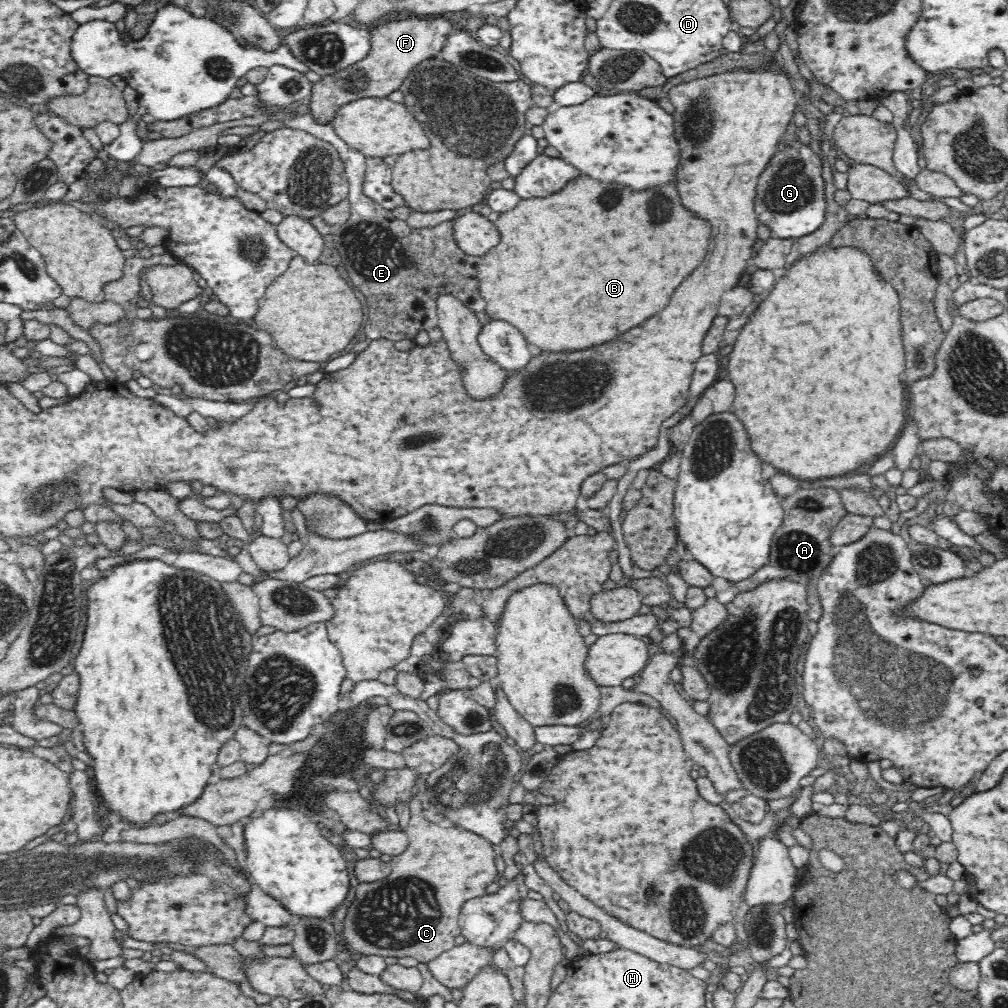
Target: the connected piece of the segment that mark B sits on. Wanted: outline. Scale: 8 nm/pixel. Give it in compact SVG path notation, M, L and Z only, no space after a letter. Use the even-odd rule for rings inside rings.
M582 174L578 180L572 180L564 190L560 190L556 194L544 198L522 199L513 210L500 213L493 223L500 231L501 242L498 246L492 247L486 254L483 254L483 263L478 265L480 296L484 298L486 303L484 319L509 322L526 336L528 344L540 348L542 352L548 352L548 354L564 352L564 354L568 354L568 352L586 350L586 348L592 348L592 346L606 344L606 342L622 336L624 332L636 328L638 324L646 322L650 316L658 314L662 308L668 306L674 290L704 262L711 235L709 223L701 218L695 218L693 214L690 216L691 212L682 208L676 188L674 183L670 183L669 186L656 188L656 192L642 192L642 196L634 196L632 192L626 192L626 188L618 188L614 184L605 184L605 182L593 180ZM596 186L610 186L610 188L606 188L606 194L608 194L606 196L606 216L604 216L602 204L598 204L598 196L602 194L602 190L596 192Z

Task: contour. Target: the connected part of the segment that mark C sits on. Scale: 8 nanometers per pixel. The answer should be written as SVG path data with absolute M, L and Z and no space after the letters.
M415 793L408 802L410 819L403 829L407 836L407 847L404 852L393 856L389 862L392 872L378 882L362 882L355 886L354 900L346 910L343 934L352 951L361 955L386 957L412 957L420 963L431 962L444 952L455 948L456 938L461 934L459 926L462 906L465 902L486 894L488 884L498 876L496 852L494 845L475 832L451 825L436 824L423 816L421 796Z

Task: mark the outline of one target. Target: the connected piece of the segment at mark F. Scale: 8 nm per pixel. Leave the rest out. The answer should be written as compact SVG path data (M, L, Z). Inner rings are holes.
M409 17L405 20L393 20L392 23L386 24L382 27L377 27L371 32L371 44L370 52L364 60L356 62L354 66L348 66L340 72L336 72L334 76L324 76L319 82L314 82L312 88L312 96L310 99L310 114L314 116L314 119L320 124L330 124L337 113L341 110L342 106L355 102L362 98L376 97L385 98L389 94L392 94L394 90L399 90L404 80L410 76L418 64L422 64L424 60L428 60L434 57L436 52L440 52L440 49L445 45L447 37L454 30L450 20L444 17L438 18L413 18Z

